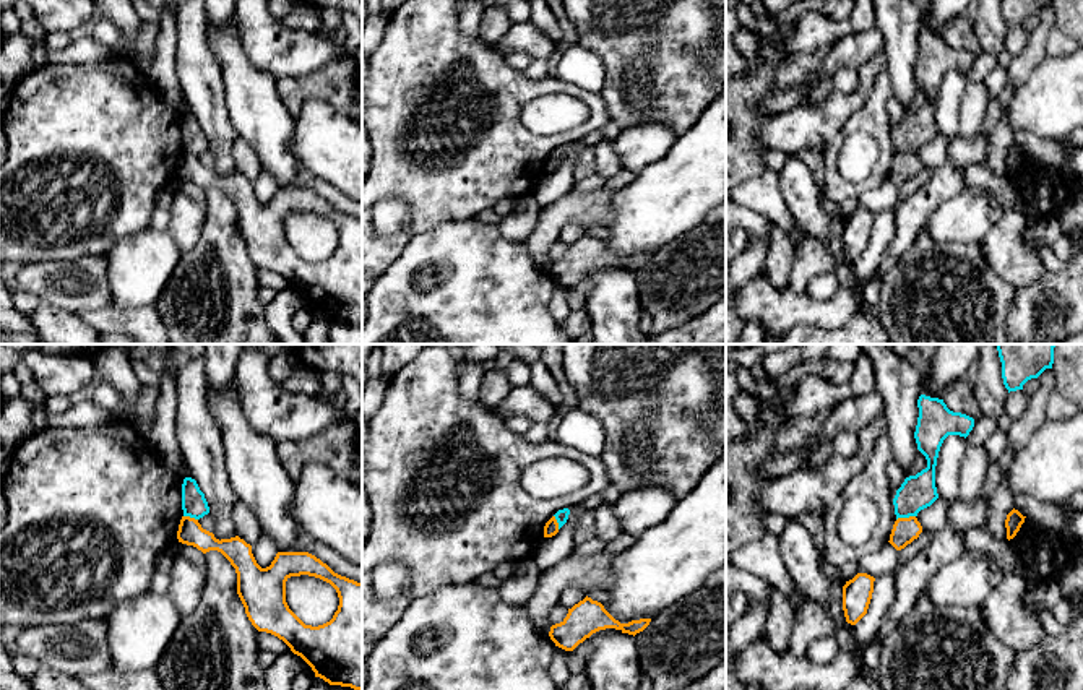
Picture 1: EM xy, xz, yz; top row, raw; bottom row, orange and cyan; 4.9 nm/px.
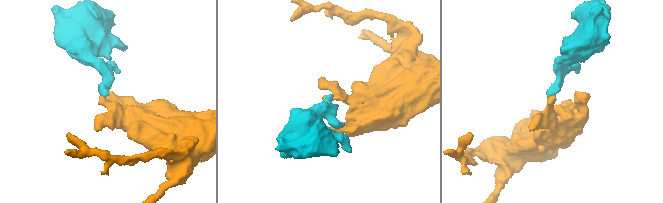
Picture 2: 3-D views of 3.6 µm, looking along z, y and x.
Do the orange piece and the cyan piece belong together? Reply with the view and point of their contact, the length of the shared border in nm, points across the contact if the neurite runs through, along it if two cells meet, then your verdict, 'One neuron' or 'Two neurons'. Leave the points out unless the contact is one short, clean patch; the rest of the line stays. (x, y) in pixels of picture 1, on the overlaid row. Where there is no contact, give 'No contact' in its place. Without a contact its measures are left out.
Touches orange at yz (905, 518). Shared border 100 nm. Boundary: yz (914, 515), (897, 520). Two neurons

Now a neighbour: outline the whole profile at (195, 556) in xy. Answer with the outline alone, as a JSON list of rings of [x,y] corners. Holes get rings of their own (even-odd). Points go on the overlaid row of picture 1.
[[[177,537],[174,541],[174,547],[179,554],[185,555],[192,563],[201,567],[206,571],[205,554],[193,546],[182,544]]]

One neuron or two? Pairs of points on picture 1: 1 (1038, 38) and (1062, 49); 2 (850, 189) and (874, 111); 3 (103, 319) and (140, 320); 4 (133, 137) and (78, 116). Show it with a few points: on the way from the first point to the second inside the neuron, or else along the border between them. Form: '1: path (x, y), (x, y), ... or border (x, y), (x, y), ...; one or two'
1: border (1054, 25), (1048, 34), (1046, 56); two
2: path (872, 179), (885, 161), (882, 133); one
3: path (112, 320), (130, 320); one
4: path (120, 137), (99, 137), (91, 129); one

